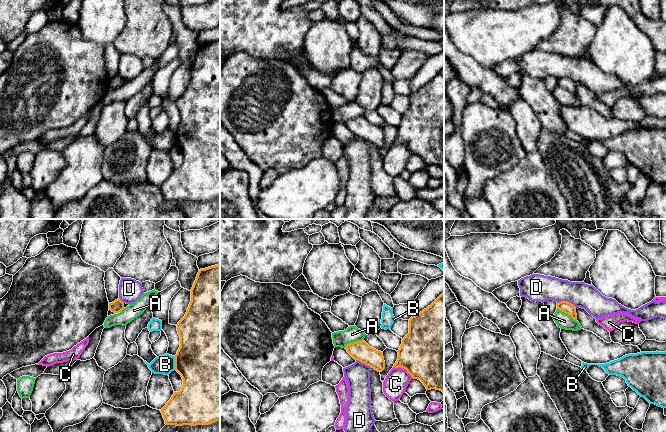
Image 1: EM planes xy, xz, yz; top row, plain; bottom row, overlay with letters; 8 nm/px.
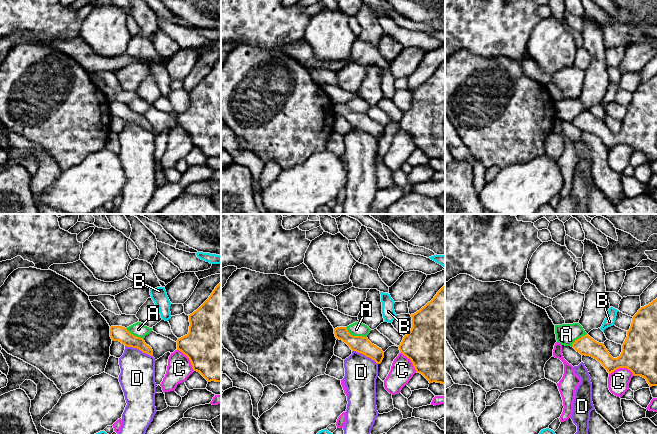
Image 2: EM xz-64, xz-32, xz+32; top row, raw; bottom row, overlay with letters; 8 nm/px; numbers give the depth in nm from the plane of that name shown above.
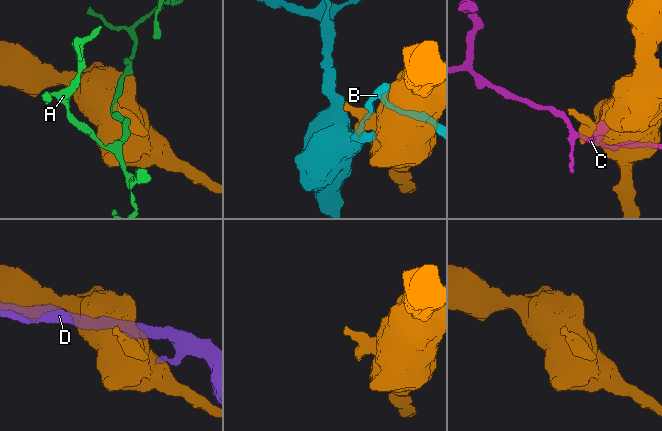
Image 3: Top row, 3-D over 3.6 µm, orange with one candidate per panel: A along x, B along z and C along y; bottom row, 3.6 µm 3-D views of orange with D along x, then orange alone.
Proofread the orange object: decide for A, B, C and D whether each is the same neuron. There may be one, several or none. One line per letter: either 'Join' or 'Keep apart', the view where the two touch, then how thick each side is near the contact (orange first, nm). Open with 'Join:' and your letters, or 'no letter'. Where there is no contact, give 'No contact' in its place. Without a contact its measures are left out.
Join: no letter
A: Keep apart. Touches orange in xz. Thickness 160 nm (orange) against 130 nm
B: Keep apart. Touches orange in xy. Thickness 480 nm (orange) against 160 nm
C: Keep apart. Touches orange in xz. Thickness 480 nm (orange) against 190 nm
D: Keep apart. Touches orange in yz. Thickness 90 nm (orange) against 220 nm

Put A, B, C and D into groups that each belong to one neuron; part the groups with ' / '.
A / B / C / D

